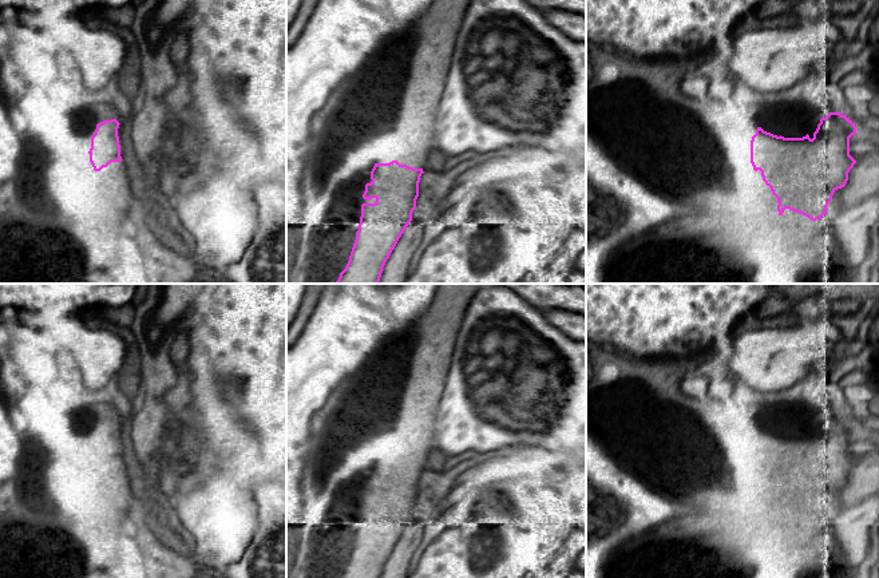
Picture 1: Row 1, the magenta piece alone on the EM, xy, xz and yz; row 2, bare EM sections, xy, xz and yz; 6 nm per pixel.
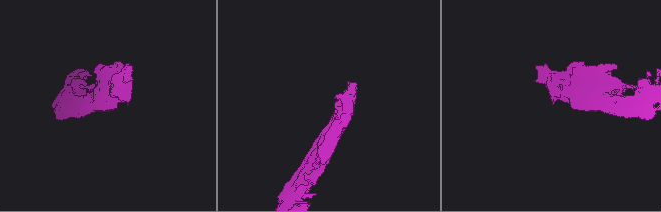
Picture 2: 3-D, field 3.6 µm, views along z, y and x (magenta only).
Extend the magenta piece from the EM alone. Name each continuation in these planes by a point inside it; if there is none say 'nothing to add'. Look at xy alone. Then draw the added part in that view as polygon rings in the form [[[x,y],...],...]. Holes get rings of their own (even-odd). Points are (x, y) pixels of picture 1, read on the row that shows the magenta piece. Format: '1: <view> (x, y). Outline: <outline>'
1: xy (115, 197). Outline: [[[111,162],[99,171],[99,223],[119,226],[132,205],[132,193],[123,162]]]

